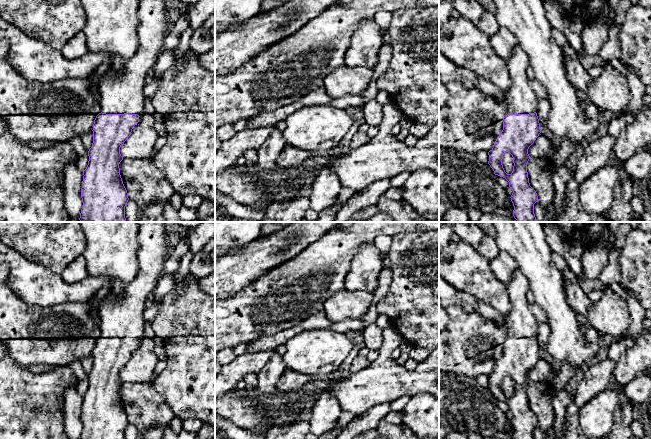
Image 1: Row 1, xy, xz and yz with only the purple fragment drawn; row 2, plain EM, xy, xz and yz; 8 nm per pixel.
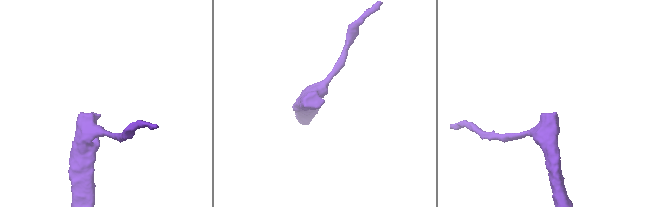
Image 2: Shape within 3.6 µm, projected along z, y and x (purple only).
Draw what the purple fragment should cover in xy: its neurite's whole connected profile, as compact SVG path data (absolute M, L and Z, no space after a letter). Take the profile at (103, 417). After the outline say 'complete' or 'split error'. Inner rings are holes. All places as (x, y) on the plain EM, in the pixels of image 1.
M140 222L138 241L140 249L137 254L136 276L129 284L120 280L113 281L112 292L101 301L98 312L101 336L94 344L93 367L88 375L88 389L83 395L83 429L80 439L125 439L125 430L129 422L120 399L119 388L123 384L120 371L139 346L139 340L144 337L145 303L163 275L171 249L164 222Z; split error

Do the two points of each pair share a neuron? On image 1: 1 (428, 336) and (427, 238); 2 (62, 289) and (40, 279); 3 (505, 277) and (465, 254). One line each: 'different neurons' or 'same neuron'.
1: same neuron
2: same neuron
3: different neurons

